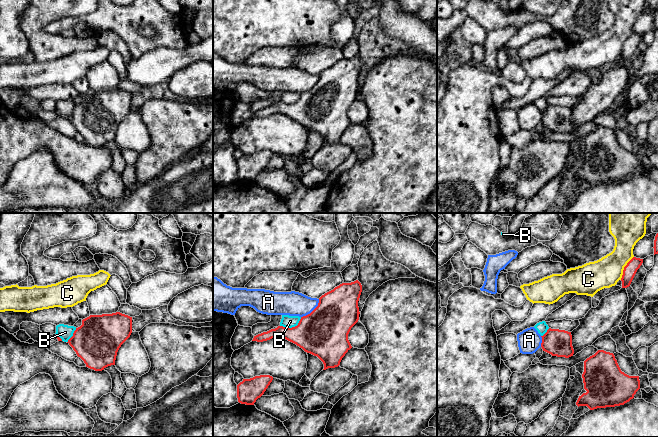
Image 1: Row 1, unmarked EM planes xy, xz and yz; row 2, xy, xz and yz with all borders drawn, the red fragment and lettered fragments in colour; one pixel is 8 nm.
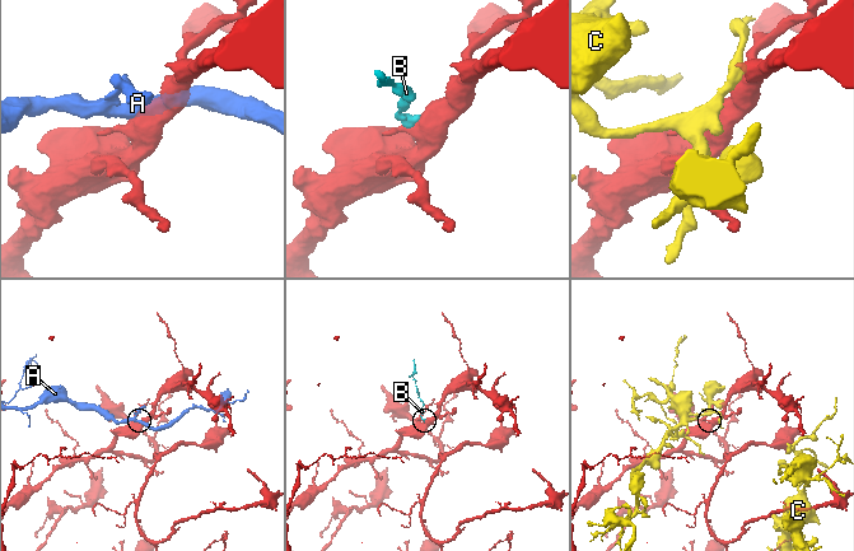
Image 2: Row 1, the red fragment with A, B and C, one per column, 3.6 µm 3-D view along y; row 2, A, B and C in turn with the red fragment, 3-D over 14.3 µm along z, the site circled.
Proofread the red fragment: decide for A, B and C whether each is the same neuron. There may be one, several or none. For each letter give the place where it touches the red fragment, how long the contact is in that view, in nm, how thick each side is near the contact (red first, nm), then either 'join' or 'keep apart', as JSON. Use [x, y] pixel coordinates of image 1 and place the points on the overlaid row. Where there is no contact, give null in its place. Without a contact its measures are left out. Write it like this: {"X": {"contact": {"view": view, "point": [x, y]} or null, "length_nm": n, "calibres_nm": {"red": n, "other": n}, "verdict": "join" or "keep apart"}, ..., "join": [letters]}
{"A": {"contact": {"view": "xz", "point": [313, 310]}, "length_nm": 220, "calibres_nm": {"red": 380, "other": 190}, "verdict": "keep apart"}, "B": {"contact": {"view": "xz", "point": [292, 327]}, "length_nm": 190, "calibres_nm": {"red": 380, "other": 100}, "verdict": "keep apart"}, "C": {"contact": {"view": "yz", "point": [624, 268]}, "length_nm": 220, "calibres_nm": {"red": 100, "other": 240}, "verdict": "keep apart"}, "join": []}

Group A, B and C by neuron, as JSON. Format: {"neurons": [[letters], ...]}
{"neurons": [["A"], ["B"], ["C"]]}

